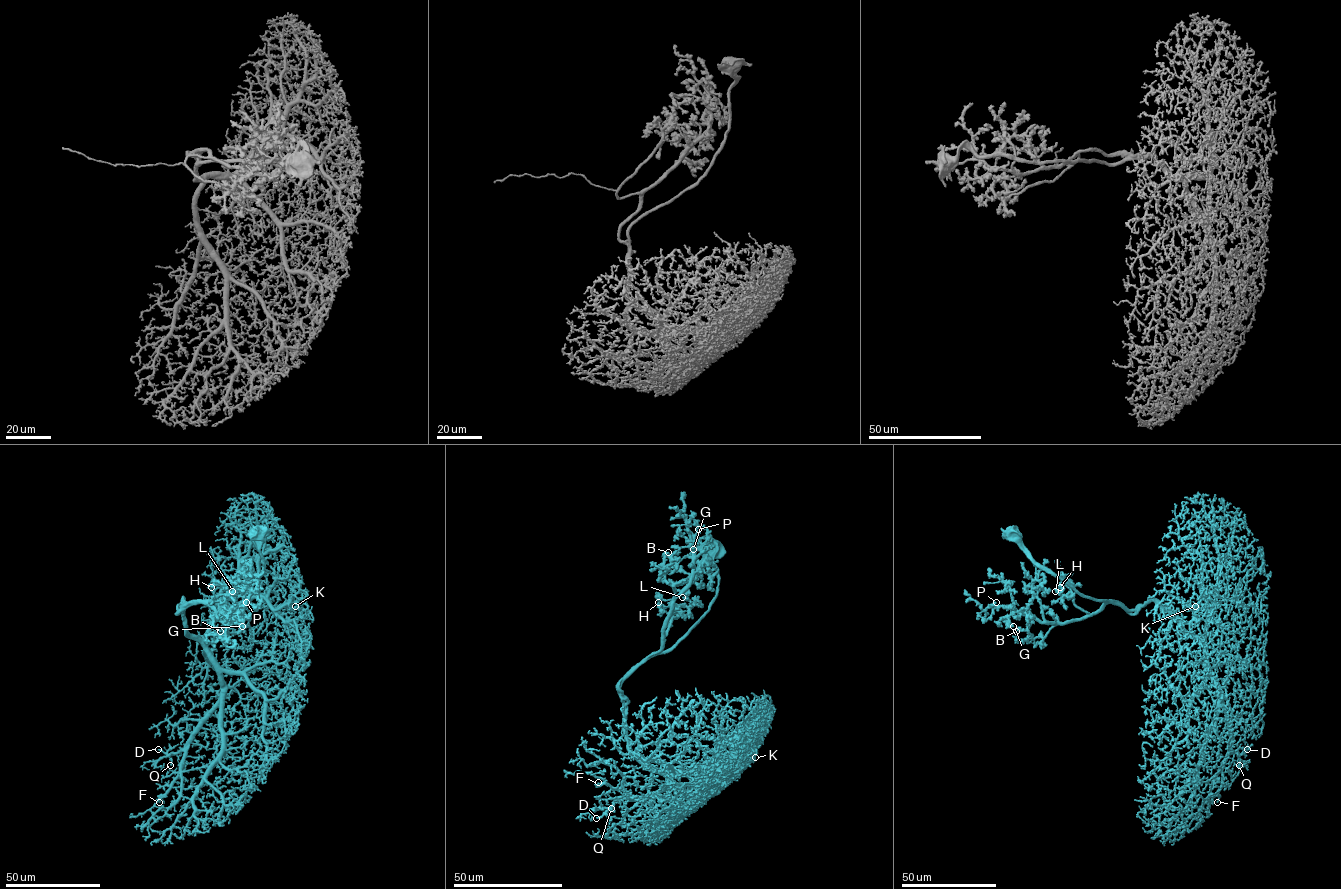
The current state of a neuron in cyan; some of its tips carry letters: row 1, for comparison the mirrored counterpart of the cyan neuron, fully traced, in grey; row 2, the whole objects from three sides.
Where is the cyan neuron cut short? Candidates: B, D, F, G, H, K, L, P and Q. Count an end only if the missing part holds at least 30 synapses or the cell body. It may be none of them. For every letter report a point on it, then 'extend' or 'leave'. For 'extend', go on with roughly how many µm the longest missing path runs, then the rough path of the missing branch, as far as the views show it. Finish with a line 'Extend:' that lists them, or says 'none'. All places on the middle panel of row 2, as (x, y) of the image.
B: (668, 552) | leave
D: (596, 818) | extend | 20 µm | (596, 818), (580, 828), (572, 827), (572, 824)
F: (598, 782) | leave
G: (693, 549) | leave
H: (658, 602) | leave
K: (755, 757) | leave
L: (682, 597) | leave
P: (698, 529) | leave
Q: (611, 808) | leave
Extend: D

